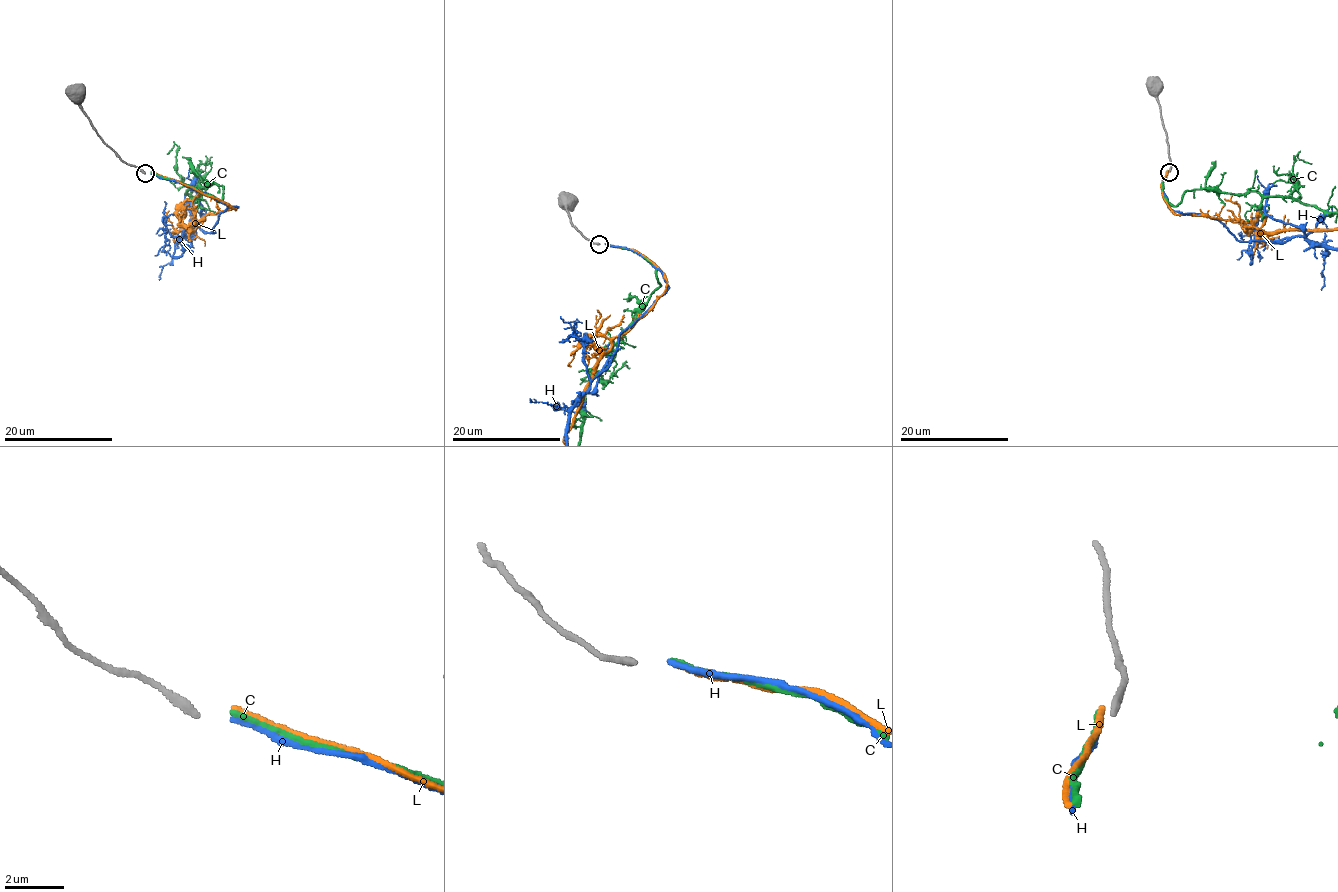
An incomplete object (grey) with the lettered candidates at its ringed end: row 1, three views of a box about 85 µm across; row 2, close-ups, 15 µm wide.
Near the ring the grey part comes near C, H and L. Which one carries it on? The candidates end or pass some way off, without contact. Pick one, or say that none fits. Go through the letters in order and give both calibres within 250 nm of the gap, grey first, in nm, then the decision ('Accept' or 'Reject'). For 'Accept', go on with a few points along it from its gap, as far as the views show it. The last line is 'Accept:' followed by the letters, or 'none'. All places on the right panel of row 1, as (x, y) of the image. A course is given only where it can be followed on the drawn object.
C: Thickness 280 nm (grey) against 200 nm. Reject
H: Thickness 280 nm (grey) against 160 nm. Reject
L: Thickness 280 nm (grey) against 180 nm. Reject
Accept: none

